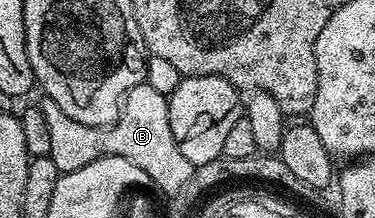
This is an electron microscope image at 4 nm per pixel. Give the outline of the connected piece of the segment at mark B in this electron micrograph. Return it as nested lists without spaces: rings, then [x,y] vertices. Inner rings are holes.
[[[145,83],[134,86],[134,90],[130,90],[124,98],[119,118],[108,128],[95,128],[74,122],[70,114],[62,111],[62,106],[50,99],[45,99],[42,107],[46,126],[50,129],[48,157],[54,166],[58,166],[60,173],[82,170],[82,166],[98,158],[121,156],[134,162],[134,166],[146,170],[146,174],[154,178],[157,187],[165,194],[183,193],[186,182],[190,182],[194,165],[186,162],[182,150],[178,150],[178,142],[174,142],[174,130],[170,130],[168,97],[158,94],[154,86]]]

